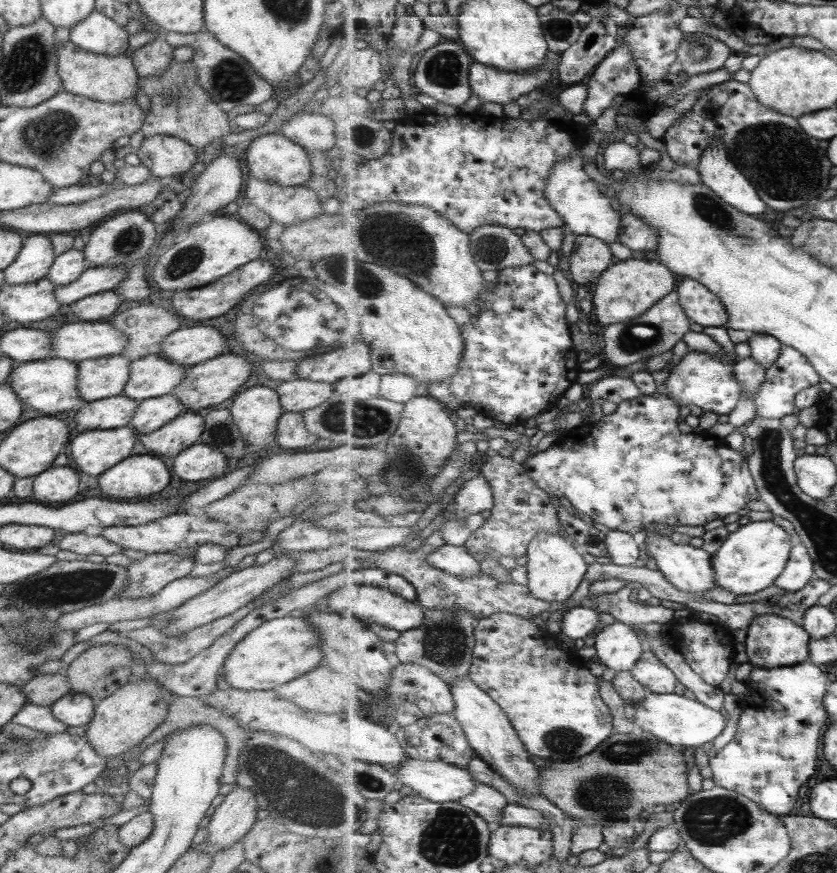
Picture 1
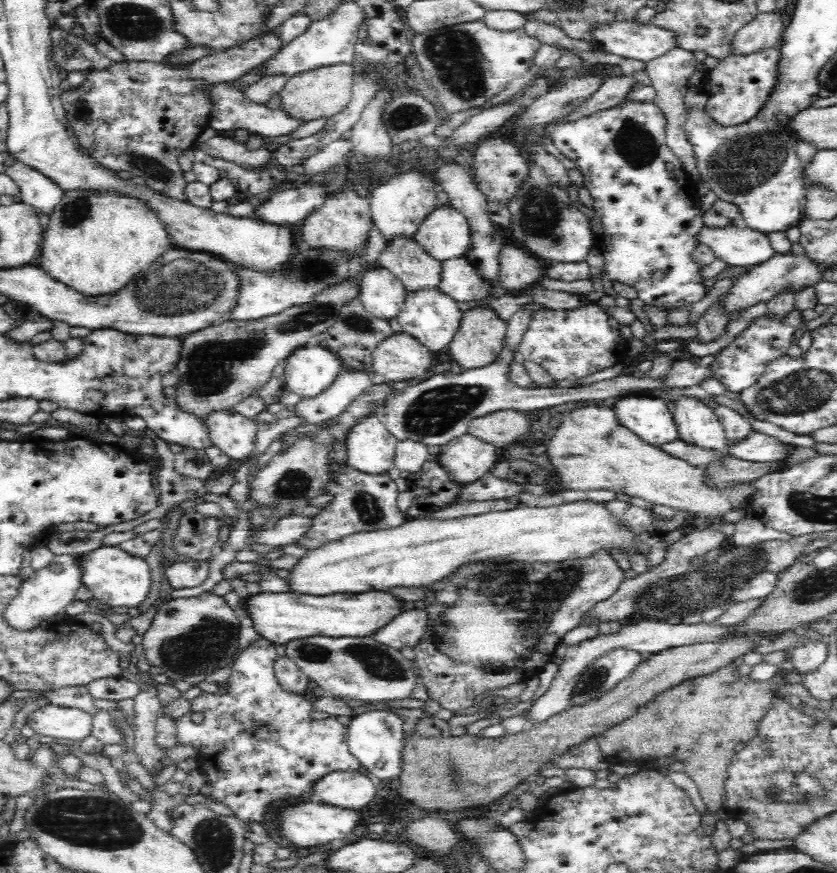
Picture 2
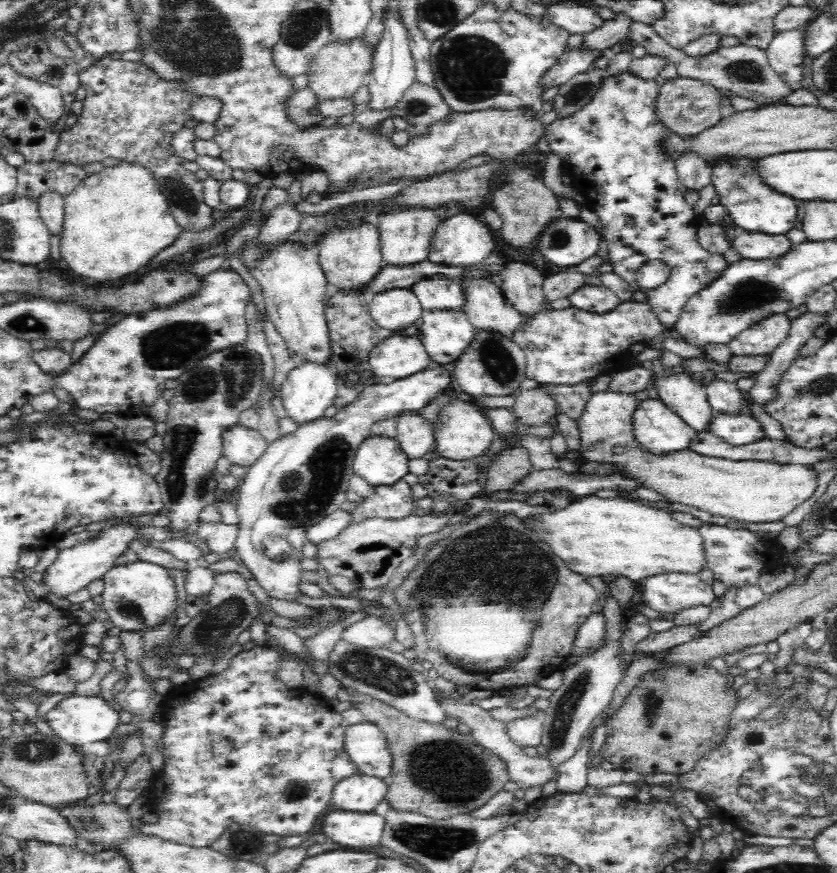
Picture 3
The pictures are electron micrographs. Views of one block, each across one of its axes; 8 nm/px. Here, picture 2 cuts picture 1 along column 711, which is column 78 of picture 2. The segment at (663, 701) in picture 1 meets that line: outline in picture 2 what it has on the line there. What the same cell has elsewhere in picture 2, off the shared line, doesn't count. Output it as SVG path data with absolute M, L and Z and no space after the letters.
M49 704L29 714L26 724L37 736L80 742L92 735L93 717L82 709Z

